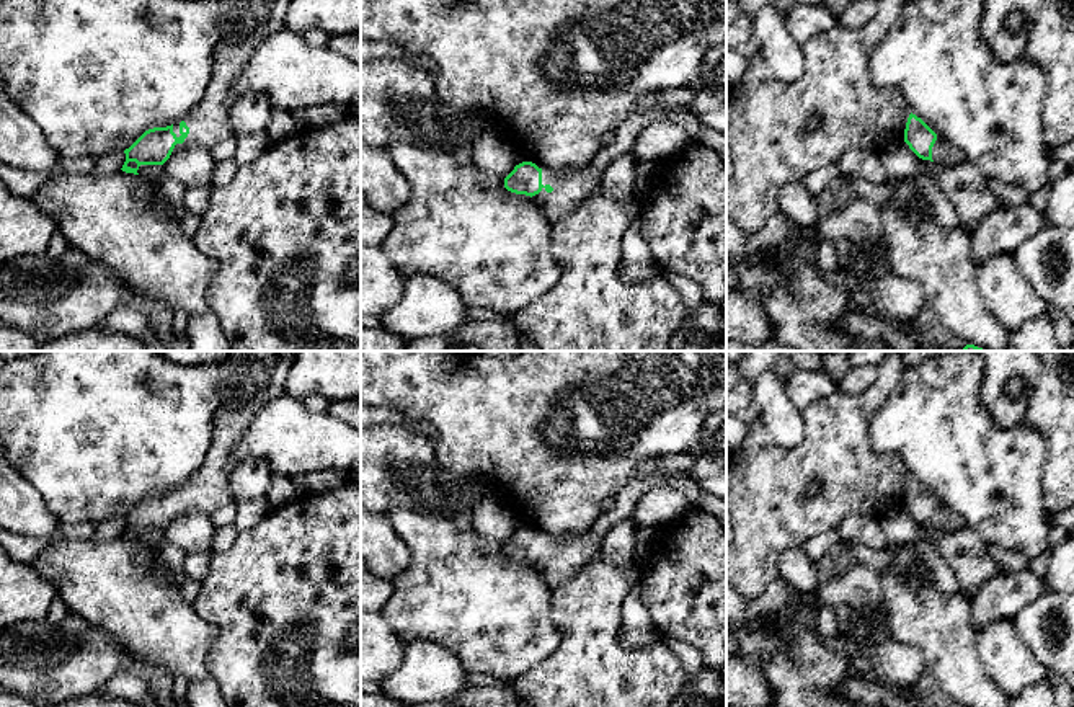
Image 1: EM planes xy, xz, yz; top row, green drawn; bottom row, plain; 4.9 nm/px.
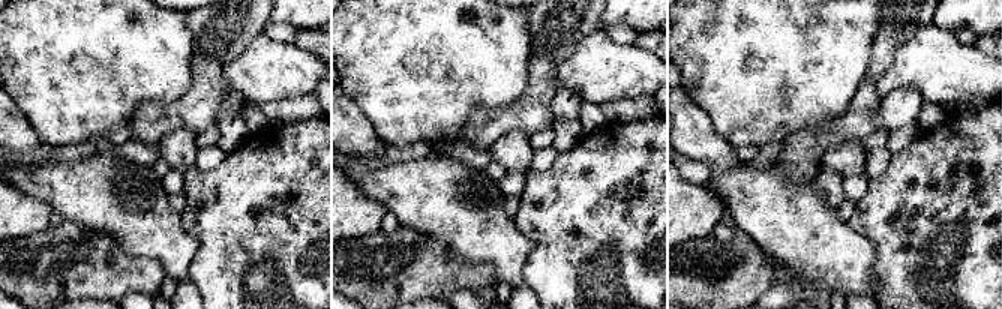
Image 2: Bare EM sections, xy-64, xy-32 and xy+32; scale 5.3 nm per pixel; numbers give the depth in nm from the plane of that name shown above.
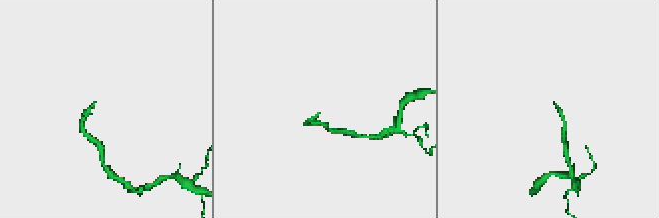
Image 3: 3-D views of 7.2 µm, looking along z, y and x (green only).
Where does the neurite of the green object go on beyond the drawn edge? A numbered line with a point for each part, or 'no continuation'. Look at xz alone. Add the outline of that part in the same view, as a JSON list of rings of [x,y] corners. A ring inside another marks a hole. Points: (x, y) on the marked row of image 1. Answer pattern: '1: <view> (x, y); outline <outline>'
1: xz (570, 188); outline [[[535,163],[542,170],[542,185],[550,185],[552,193],[545,188],[535,196],[534,202],[542,209],[550,224],[571,212],[584,198],[588,198],[597,181],[591,168],[581,167],[570,171],[557,171]]]

